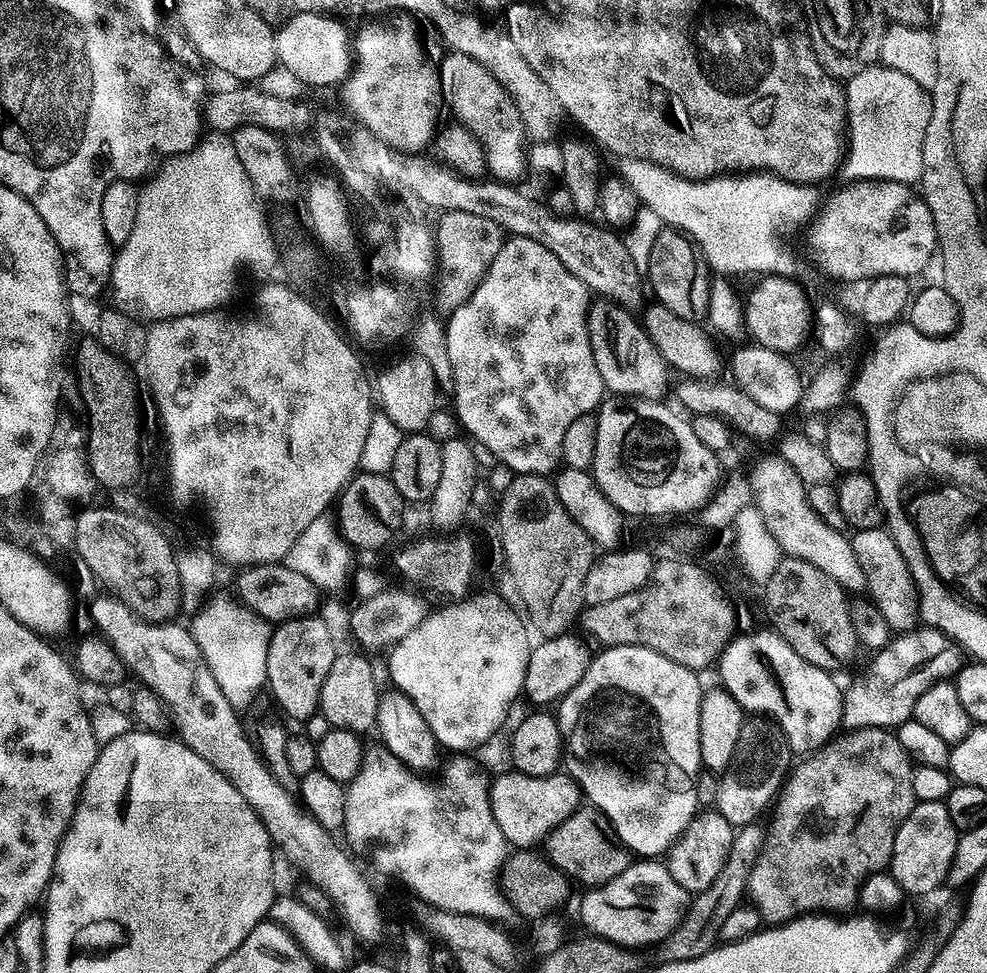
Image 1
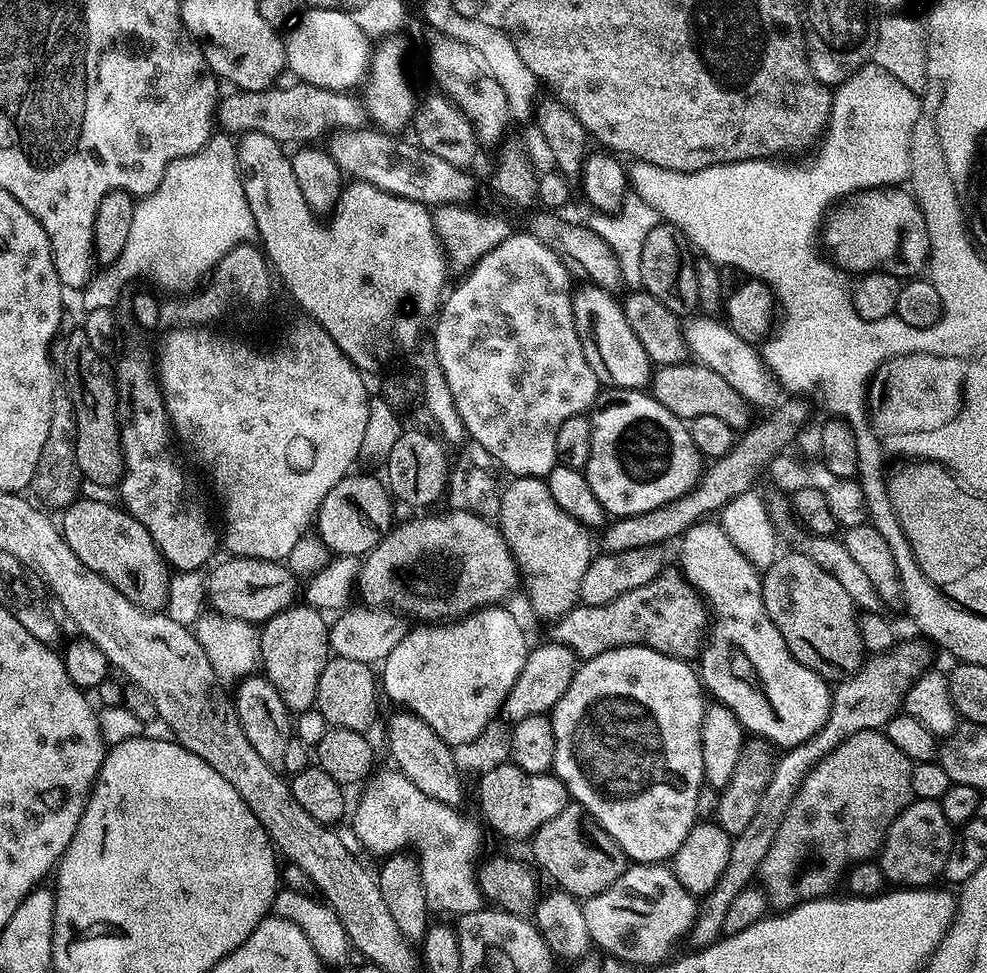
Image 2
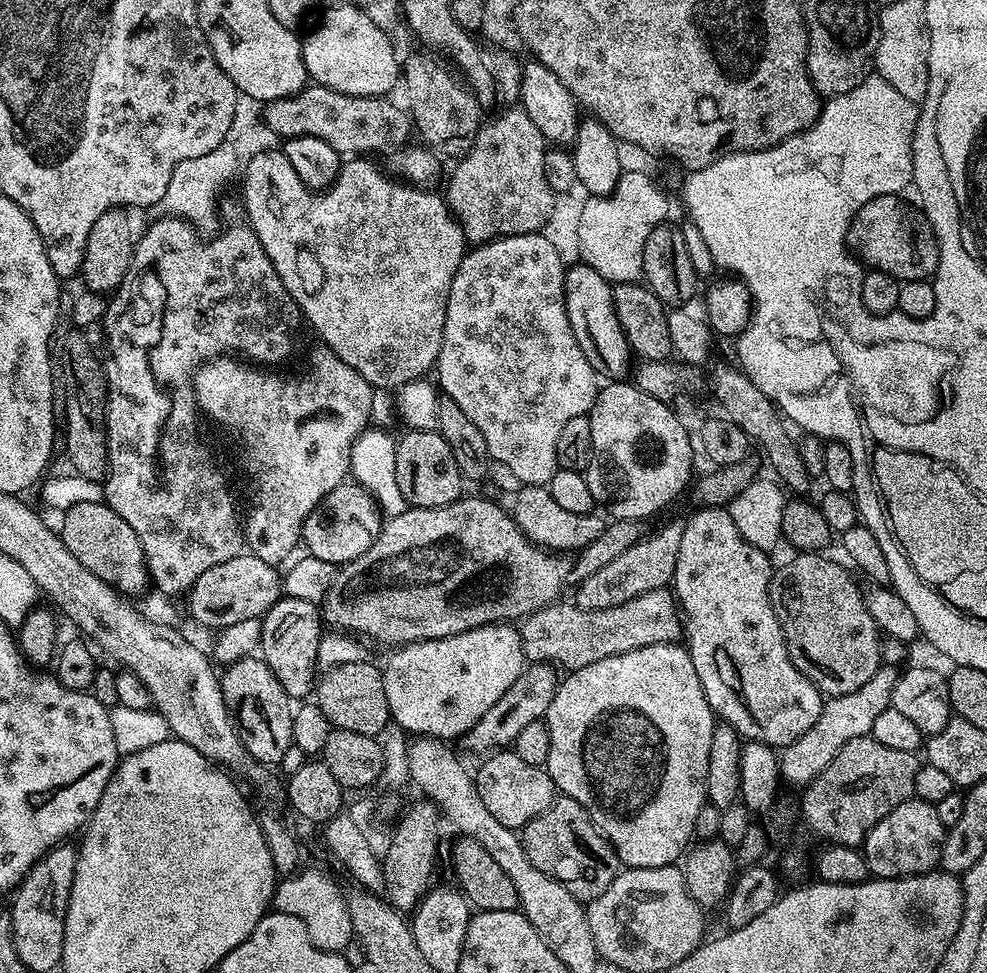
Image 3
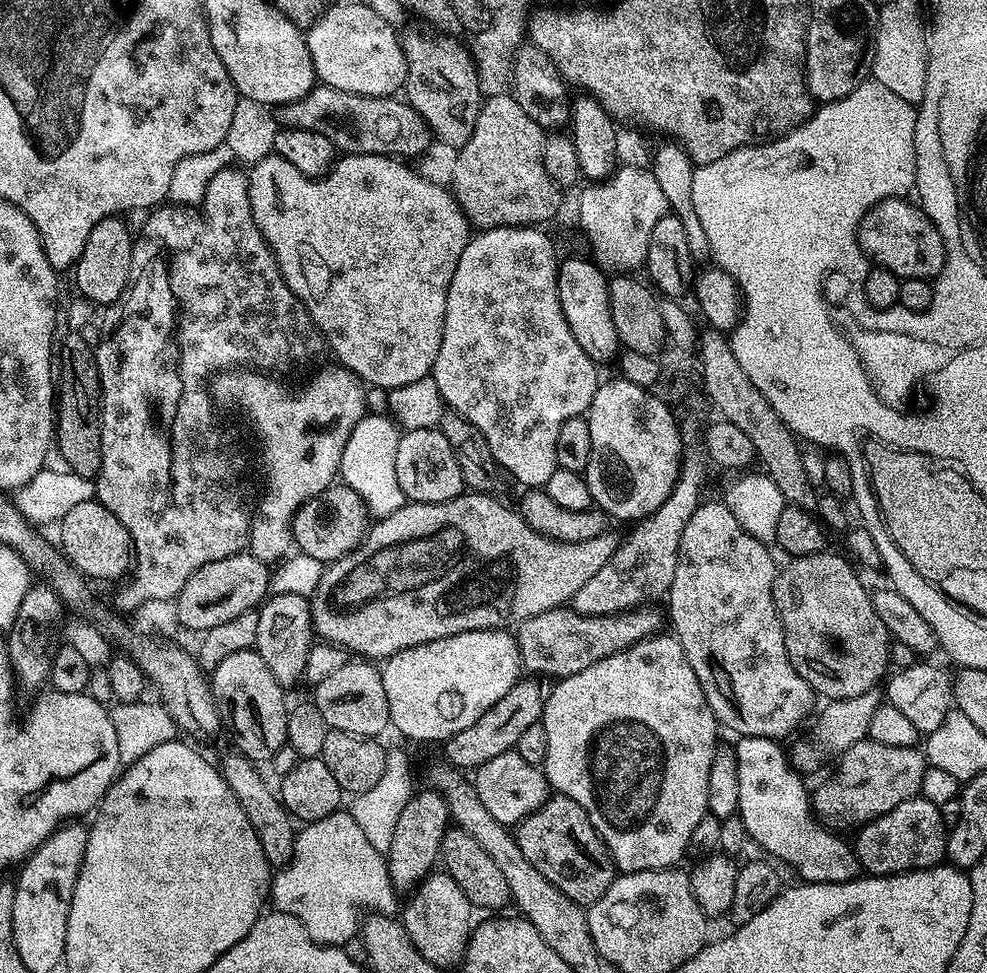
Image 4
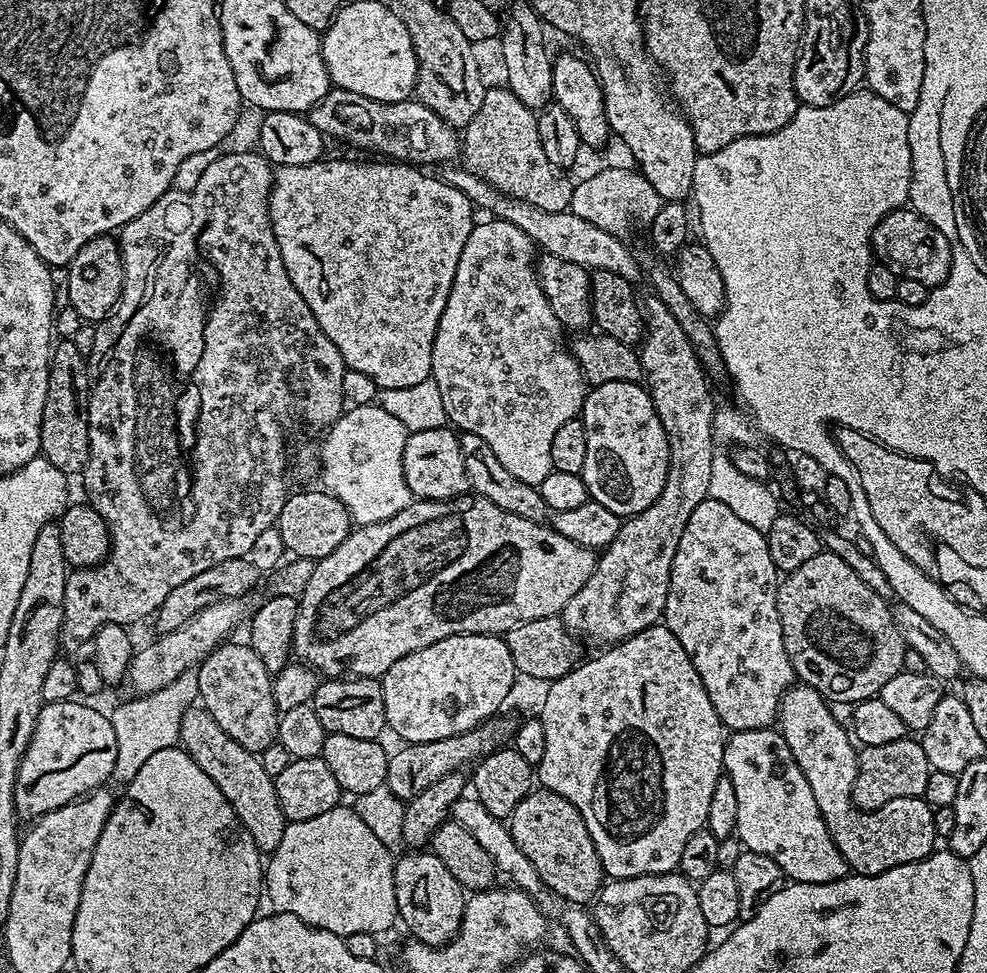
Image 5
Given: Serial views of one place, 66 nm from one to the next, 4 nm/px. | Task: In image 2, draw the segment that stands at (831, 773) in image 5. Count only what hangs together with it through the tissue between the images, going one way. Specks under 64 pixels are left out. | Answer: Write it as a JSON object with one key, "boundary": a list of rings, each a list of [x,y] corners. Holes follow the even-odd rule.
{"boundary":[[[913,799],[884,835],[878,863],[885,881],[892,886],[923,888],[937,883],[944,875],[946,858],[952,849],[953,825],[942,814],[935,800]]]}

